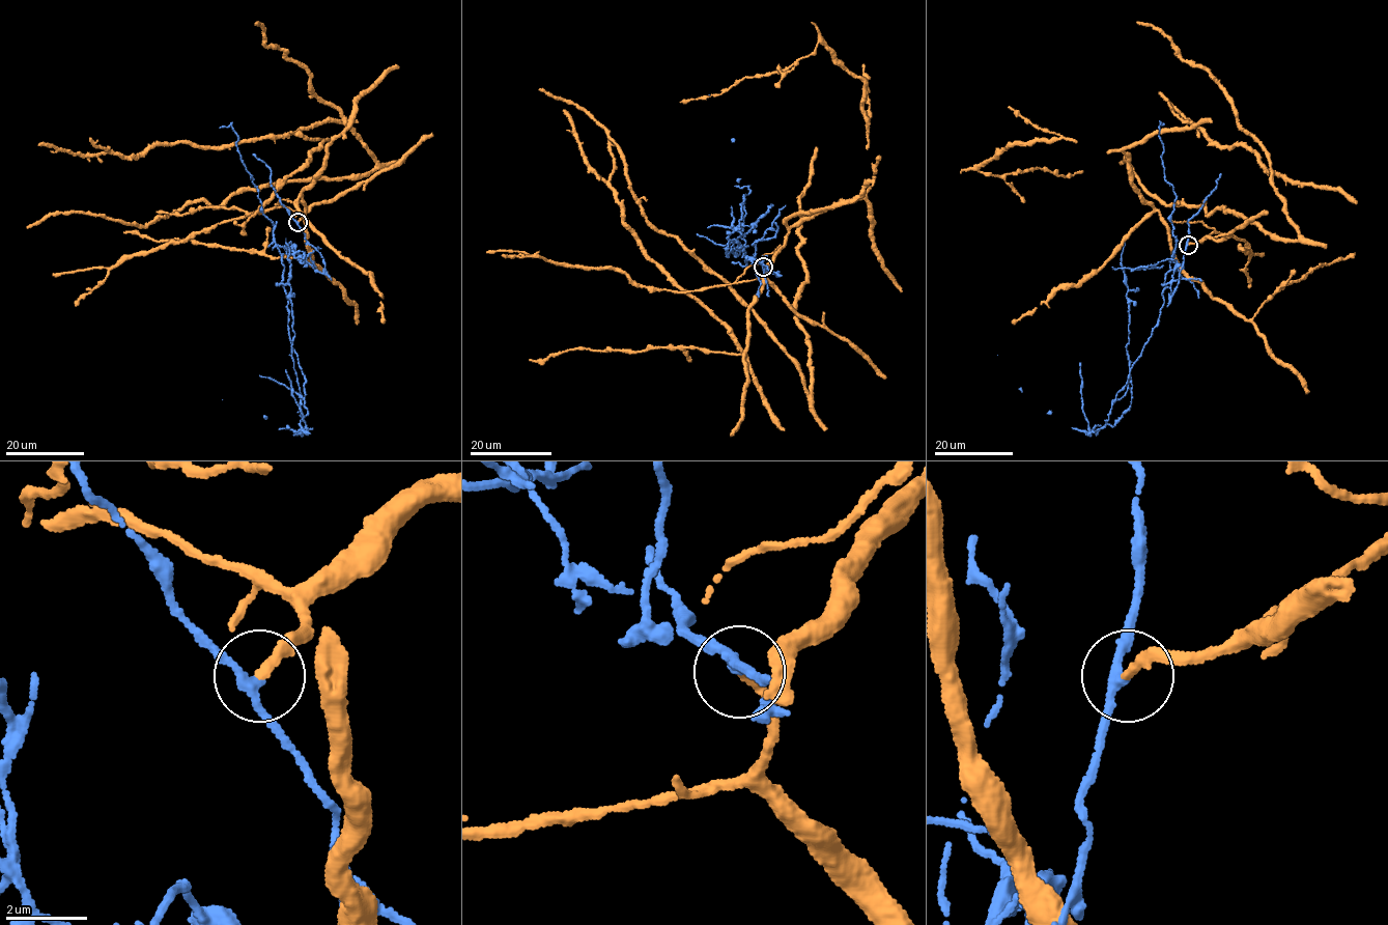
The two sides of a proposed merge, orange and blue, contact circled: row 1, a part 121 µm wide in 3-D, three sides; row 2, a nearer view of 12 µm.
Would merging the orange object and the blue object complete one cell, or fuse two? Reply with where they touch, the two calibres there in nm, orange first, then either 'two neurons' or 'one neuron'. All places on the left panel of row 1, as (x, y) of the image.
place (298, 222); calibres 240 and 220 nm; two neurons

